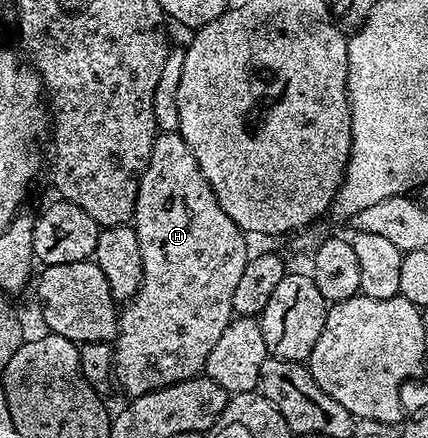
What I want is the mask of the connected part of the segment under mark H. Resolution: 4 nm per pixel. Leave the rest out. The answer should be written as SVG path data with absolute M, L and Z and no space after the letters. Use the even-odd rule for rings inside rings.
M160 132L157 135L154 142L154 150L150 154L148 169L142 174L140 185L138 186L134 227L138 234L138 246L140 247L142 262L144 263L144 280L141 282L138 291L132 295L131 300L123 305L122 311L119 313L119 332L116 333L114 339L114 351L112 354L112 375L115 383L117 385L121 384L128 391L127 395L129 397L141 396L147 392L153 392L159 388L177 384L183 380L193 380L194 377L203 373L206 366L206 358L210 358L210 350L214 350L214 345L218 343L218 338L222 338L222 330L226 330L226 326L234 319L232 311L234 290L238 286L238 278L242 278L242 270L246 266L250 255L248 244L244 241L247 240L245 233L241 232L239 226L233 222L230 214L226 214L226 210L222 210L222 206L218 206L218 198L214 194L210 182L206 182L206 178L194 158L190 146L186 146L183 138L175 132Z

